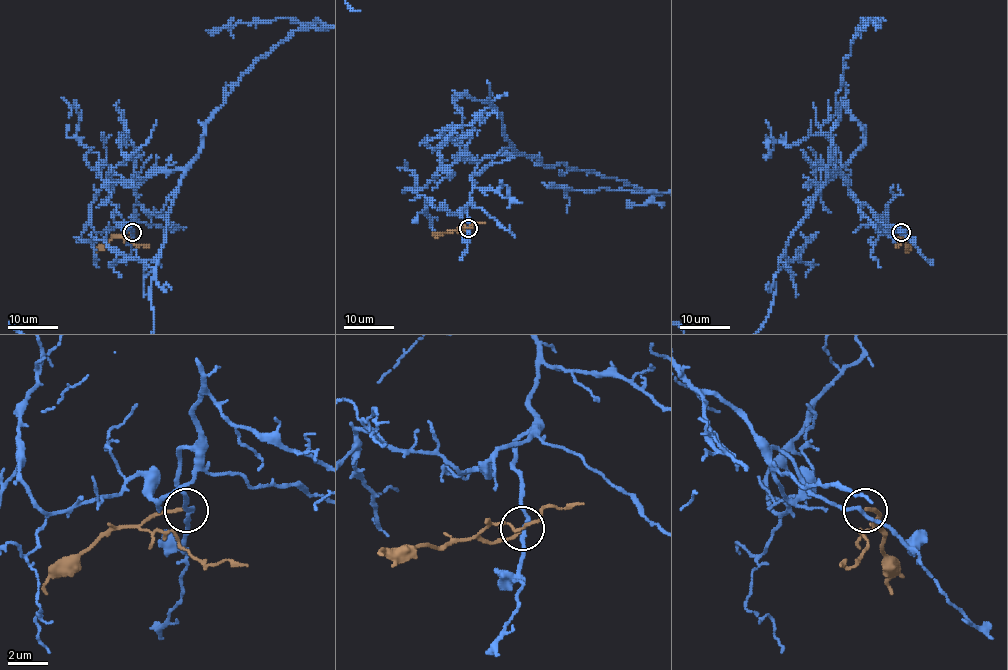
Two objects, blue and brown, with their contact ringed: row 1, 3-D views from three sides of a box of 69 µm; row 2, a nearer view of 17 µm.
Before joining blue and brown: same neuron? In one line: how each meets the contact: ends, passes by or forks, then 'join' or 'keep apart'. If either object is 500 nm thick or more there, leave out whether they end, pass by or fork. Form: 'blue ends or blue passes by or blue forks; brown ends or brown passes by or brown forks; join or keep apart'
blue passes by; brown ends; keep apart

